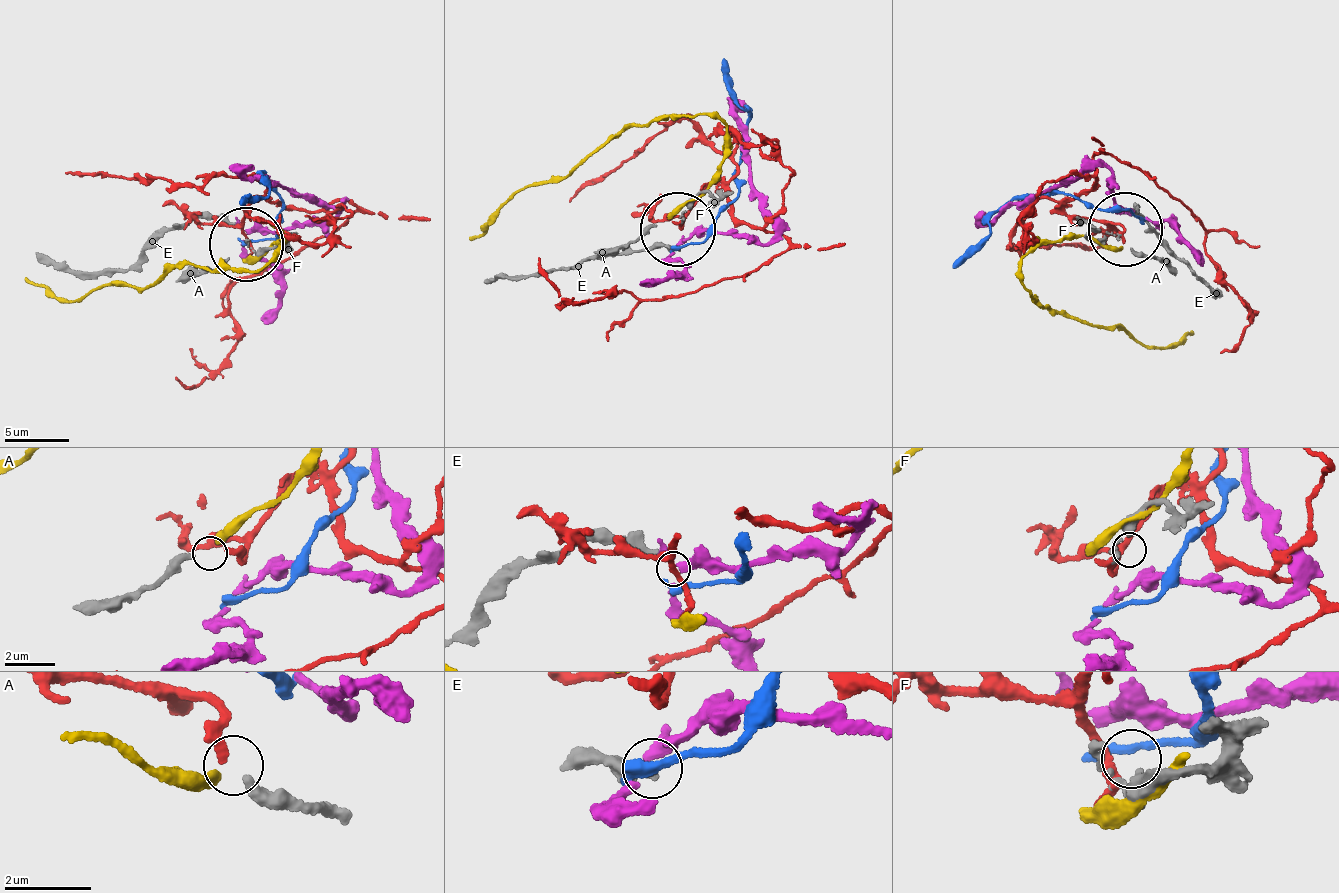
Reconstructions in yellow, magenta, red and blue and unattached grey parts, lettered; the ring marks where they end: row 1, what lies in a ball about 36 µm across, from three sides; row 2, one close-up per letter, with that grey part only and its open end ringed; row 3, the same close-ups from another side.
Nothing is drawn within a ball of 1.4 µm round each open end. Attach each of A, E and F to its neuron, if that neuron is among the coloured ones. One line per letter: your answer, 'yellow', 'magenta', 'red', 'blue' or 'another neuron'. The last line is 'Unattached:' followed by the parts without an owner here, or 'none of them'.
A: yellow
E: magenta
F: red
Unattached: none of them

